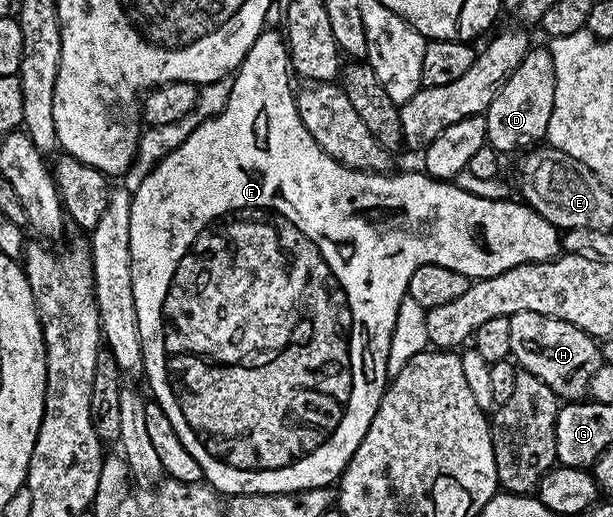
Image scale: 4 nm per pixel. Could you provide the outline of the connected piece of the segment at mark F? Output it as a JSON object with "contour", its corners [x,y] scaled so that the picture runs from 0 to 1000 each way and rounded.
{"contour":[[[434,52],[434,54],[431,54],[431,56],[427,56],[427,58],[426,58],[426,64],[424,64],[424,68],[423,68],[423,70],[421,70],[421,72],[419,72],[419,74],[418,74],[418,75],[416,75],[416,83],[414,83],[414,85],[413,85],[413,87],[411,87],[411,89],[409,89],[409,93],[408,93],[408,95],[406,95],[406,103],[405,103],[405,106],[403,106],[403,108],[401,108],[401,110],[400,110],[400,112],[398,112],[398,114],[396,114],[396,122],[395,122],[395,124],[393,124],[393,130],[392,130],[392,133],[388,133],[388,135],[387,135],[387,139],[385,139],[385,143],[383,143],[383,147],[382,147],[382,149],[380,149],[380,166],[378,166],[378,168],[377,168],[377,191],[370,191],[370,207],[364,207],[364,215],[357,215],[357,222],[351,222],[351,224],[349,224],[349,226],[346,226],[346,228],[344,228],[344,230],[338,230],[338,232],[336,232],[336,234],[331,234],[331,236],[328,236],[328,240],[326,240],[326,242],[323,242],[323,244],[321,244],[321,248],[320,248],[320,250],[315,250],[315,251],[313,251],[313,253],[312,253],[312,261],[305,261],[305,269],[299,269],[299,277],[292,277],[292,284],[285,284],[285,292],[279,292],[279,294],[277,294],[277,296],[274,296],[274,300],[272,300],[272,302],[271,302],[271,304],[269,304],[269,306],[266,306],[266,308],[264,308],[264,309],[263,309],[263,313],[261,313],[261,315],[259,315],[259,317],[256,317],[256,319],[254,319],[254,321],[253,321],[253,323],[251,323],[251,325],[250,325],[250,329],[248,329],[248,331],[246,331],[246,338],[240,338],[240,346],[233,346],[233,354],[227,354],[227,369],[220,369],[220,371],[219,371],[219,373],[215,373],[215,375],[214,375],[214,379],[215,379],[215,383],[217,383],[217,391],[215,391],[215,393],[214,393],[214,408],[215,408],[215,410],[217,410],[217,476],[215,476],[215,478],[214,478],[214,524],[215,524],[215,526],[217,526],[217,553],[219,553],[219,555],[220,555],[220,602],[222,602],[222,603],[223,603],[223,607],[225,607],[225,609],[227,609],[227,648],[228,648],[228,650],[230,650],[230,662],[232,662],[232,663],[233,663],[233,694],[235,694],[235,696],[237,696],[237,718],[235,718],[235,727],[237,727],[237,729],[238,729],[238,731],[241,731],[241,729],[243,729],[243,745],[245,745],[245,749],[246,749],[246,750],[250,750],[250,760],[246,760],[246,768],[248,768],[248,774],[251,774],[251,776],[254,776],[254,779],[256,779],[256,783],[258,783],[258,785],[259,785],[259,787],[266,787],[266,795],[268,795],[268,797],[269,797],[269,801],[271,801],[271,803],[272,803],[272,810],[279,810],[279,826],[285,826],[285,836],[287,836],[287,838],[290,838],[290,839],[292,839],[292,849],[299,849],[299,865],[305,865],[305,872],[312,872],[312,880],[318,880],[318,896],[325,896],[325,903],[326,903],[326,905],[328,905],[328,921],[330,921],[330,925],[333,925],[333,928],[334,928],[334,930],[336,930],[336,932],[339,932],[339,936],[343,936],[343,938],[346,938],[346,940],[347,940],[347,944],[349,944],[349,946],[352,946],[352,948],[354,948],[354,952],[356,952],[356,954],[359,954],[359,956],[362,956],[362,957],[378,957],[378,956],[383,956],[383,954],[473,954],[473,952],[475,952],[475,950],[494,950],[494,948],[496,948],[496,946],[506,946],[506,944],[507,944],[507,942],[527,942],[527,940],[529,940],[529,938],[535,938],[535,940],[542,940],[542,938],[543,938],[543,936],[545,936],[545,932],[548,932],[548,930],[550,930],[550,928],[551,928],[551,925],[555,925],[555,921],[556,921],[556,913],[558,913],[558,911],[561,911],[561,909],[563,909],[563,905],[564,905],[564,903],[566,903],[566,896],[568,896],[568,894],[569,894],[569,890],[571,890],[571,888],[573,888],[573,880],[579,880],[579,872],[581,872],[581,870],[582,870],[582,867],[584,867],[584,865],[586,865],[586,857],[587,857],[587,855],[589,855],[589,851],[591,851],[591,849],[592,849],[592,841],[599,841],[599,826],[605,826],[605,810],[612,810],[612,795],[613,795],[613,793],[615,793],[615,789],[617,789],[617,787],[618,787],[618,779],[620,779],[620,778],[622,778],[622,766],[623,766],[623,764],[625,764],[625,762],[626,762],[626,760],[628,760],[628,747],[630,747],[630,743],[631,743],[631,687],[633,687],[633,685],[635,685],[635,673],[636,673],[636,671],[638,671],[638,648],[639,648],[639,646],[641,646],[641,642],[643,642],[643,640],[644,640],[644,609],[651,609],[651,586],[653,586],[653,584],[654,584],[654,582],[656,582],[656,578],[657,578],[657,576],[661,576],[661,574],[662,574],[662,573],[664,573],[664,569],[666,569],[666,565],[667,565],[667,542],[669,542],[669,540],[670,540],[670,532],[677,532],[677,524],[679,524],[679,522],[680,522],[680,520],[682,520],[682,518],[684,518],[684,516],[690,516],[690,515],[692,515],[692,513],[715,513],[715,515],[716,515],[716,516],[736,516],[736,524],[749,524],[749,526],[750,526],[750,528],[754,528],[754,532],[757,532],[757,536],[762,536],[762,538],[767,538],[767,540],[780,540],[780,538],[788,538],[788,536],[798,536],[798,534],[811,534],[811,532],[814,532],[814,530],[816,530],[816,528],[821,528],[821,526],[824,526],[824,524],[830,524],[830,522],[834,522],[834,520],[835,520],[835,518],[840,518],[840,516],[847,516],[847,515],[848,515],[848,513],[850,513],[850,511],[866,511],[866,509],[879,509],[879,507],[881,507],[881,505],[896,505],[896,503],[899,503],[899,501],[902,501],[902,499],[904,499],[904,497],[907,497],[907,495],[910,495],[910,491],[914,491],[914,489],[915,489],[915,487],[917,487],[917,460],[915,460],[915,458],[914,458],[914,456],[912,456],[912,445],[910,445],[910,441],[909,441],[909,437],[905,437],[905,435],[902,435],[902,433],[899,433],[899,429],[897,429],[897,427],[894,427],[894,426],[892,426],[892,424],[886,424],[886,416],[879,416],[879,414],[878,414],[878,412],[876,412],[876,410],[873,410],[873,408],[871,408],[871,406],[869,406],[869,404],[866,404],[866,402],[863,402],[863,398],[861,398],[861,397],[858,397],[858,395],[855,395],[855,393],[852,393],[852,391],[850,391],[850,389],[848,389],[848,387],[843,387],[843,389],[845,389],[845,391],[843,391],[843,389],[840,389],[840,385],[829,385],[829,387],[821,387],[821,389],[803,389],[803,387],[801,387],[801,385],[798,385],[798,383],[781,383],[781,381],[777,381],[777,379],[775,379],[775,377],[772,377],[772,375],[765,375],[765,373],[763,373],[763,371],[762,371],[762,369],[759,369],[759,368],[752,368],[752,366],[750,366],[750,364],[749,364],[749,362],[746,362],[746,360],[744,360],[744,358],[741,358],[741,356],[739,356],[739,354],[734,354],[734,352],[732,352],[732,350],[731,350],[731,348],[726,348],[726,346],[715,346],[715,344],[710,344],[710,342],[703,342],[703,340],[700,340],[700,337],[698,337],[698,335],[695,335],[695,333],[692,333],[692,331],[682,331],[682,335],[648,335],[648,337],[644,337],[644,335],[646,335],[646,333],[643,333],[643,335],[641,335],[641,337],[639,337],[639,338],[636,338],[636,337],[635,337],[635,335],[605,335],[605,333],[600,333],[600,331],[597,331],[597,329],[592,329],[592,327],[568,327],[568,323],[564,323],[564,319],[561,319],[561,317],[560,317],[560,315],[553,315],[553,313],[551,313],[551,311],[548,311],[548,309],[546,309],[546,308],[540,308],[540,300],[533,300],[533,292],[527,292],[527,290],[525,290],[525,288],[524,288],[524,286],[522,286],[522,284],[520,284],[520,277],[514,277],[514,269],[507,269],[507,253],[501,253],[501,246],[494,246],[494,230],[488,230],[488,215],[486,215],[486,213],[485,213],[485,191],[483,191],[483,186],[481,186],[481,172],[476,172],[476,168],[475,168],[475,166],[471,166],[471,149],[473,149],[473,151],[475,151],[475,128],[473,128],[473,122],[471,122],[471,97],[470,97],[470,93],[468,93],[468,87],[467,87],[467,81],[465,81],[465,79],[463,79],[463,77],[462,77],[462,72],[460,72],[460,66],[458,66],[458,64],[457,64],[457,62],[454,62],[454,58],[452,58],[452,56],[450,56],[450,54],[445,54],[445,52]]]}

